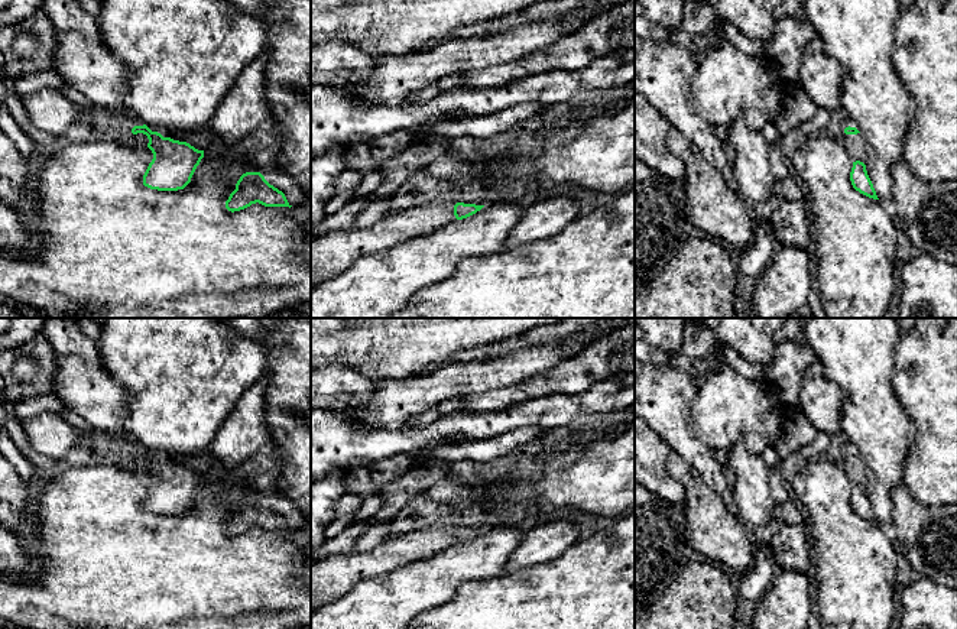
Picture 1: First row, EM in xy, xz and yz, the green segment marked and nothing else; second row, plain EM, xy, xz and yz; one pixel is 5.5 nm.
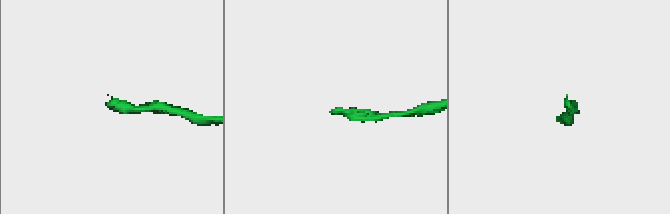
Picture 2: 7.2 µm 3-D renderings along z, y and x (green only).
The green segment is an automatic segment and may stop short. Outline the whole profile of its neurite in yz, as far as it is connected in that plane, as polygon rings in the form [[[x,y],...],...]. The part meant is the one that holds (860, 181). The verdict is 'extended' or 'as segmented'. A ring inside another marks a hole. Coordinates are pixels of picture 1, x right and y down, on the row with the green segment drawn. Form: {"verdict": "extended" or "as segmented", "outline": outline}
{"verdict": "extended", "outline": [[[846,116],[841,121],[841,130],[843,136],[840,140],[853,161],[853,168],[850,172],[853,188],[869,198],[879,200],[866,171],[866,142],[859,124]]]}

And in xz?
{"verdict": "extended", "outline": [[[435,201],[392,211],[366,228],[332,230],[311,239],[311,289],[348,269],[357,259],[429,234],[484,205]]]}

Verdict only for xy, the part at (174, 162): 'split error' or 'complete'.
split error

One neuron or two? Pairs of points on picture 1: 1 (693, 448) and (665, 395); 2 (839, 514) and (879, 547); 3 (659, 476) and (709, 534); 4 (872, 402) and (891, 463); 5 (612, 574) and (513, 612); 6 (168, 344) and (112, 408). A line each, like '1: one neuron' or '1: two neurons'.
1: one neuron
2: one neuron
3: two neurons
4: one neuron
5: one neuron
6: two neurons

